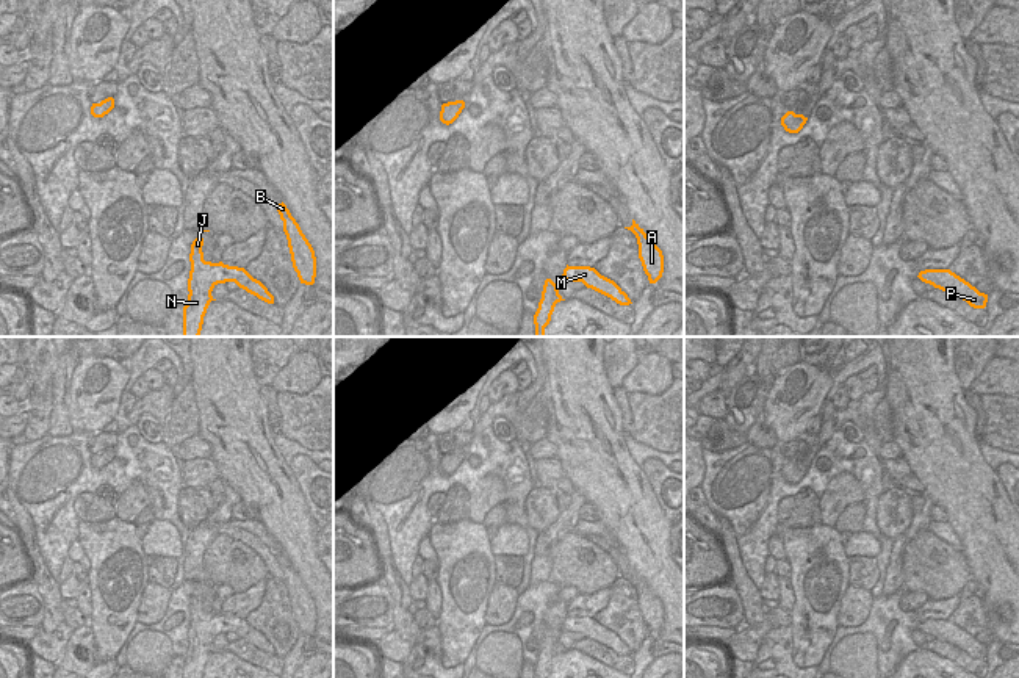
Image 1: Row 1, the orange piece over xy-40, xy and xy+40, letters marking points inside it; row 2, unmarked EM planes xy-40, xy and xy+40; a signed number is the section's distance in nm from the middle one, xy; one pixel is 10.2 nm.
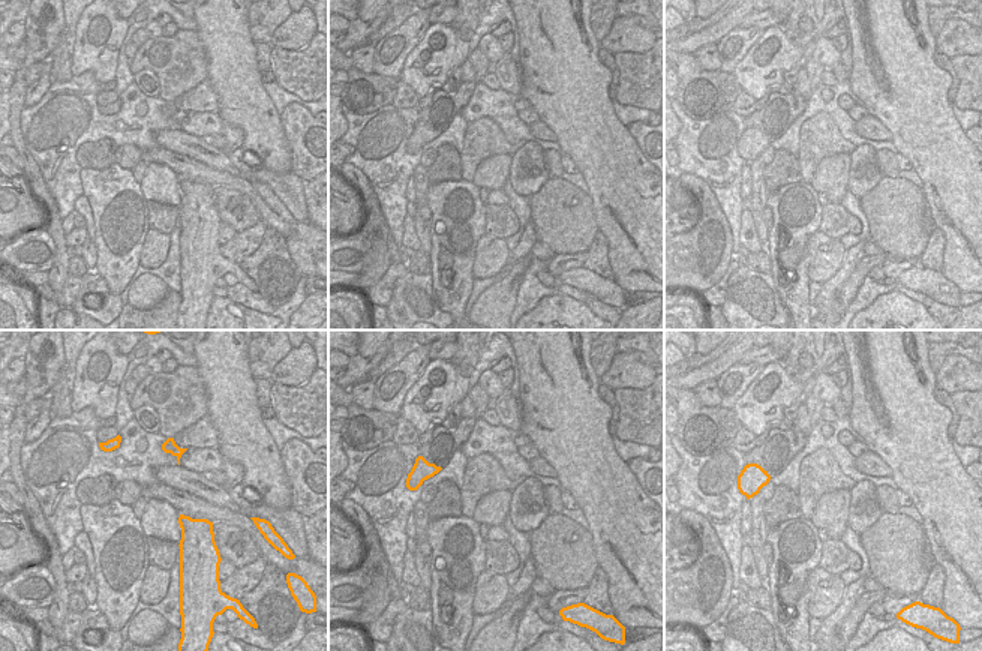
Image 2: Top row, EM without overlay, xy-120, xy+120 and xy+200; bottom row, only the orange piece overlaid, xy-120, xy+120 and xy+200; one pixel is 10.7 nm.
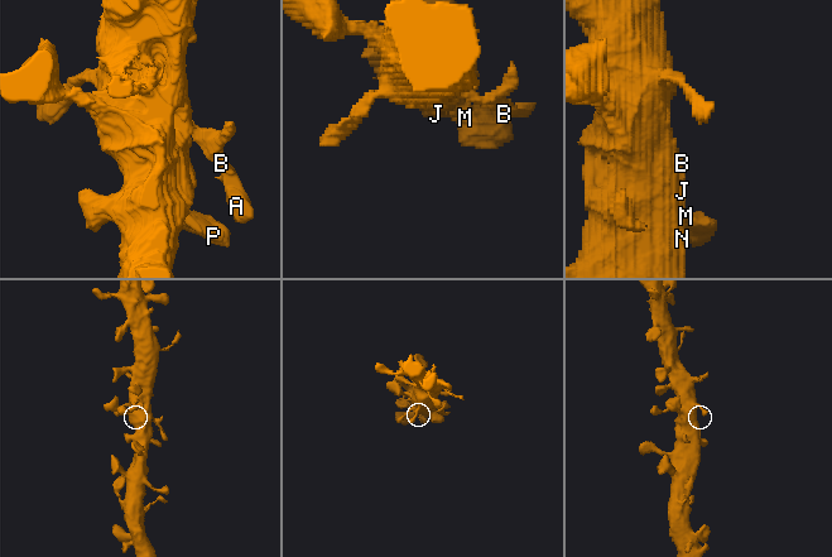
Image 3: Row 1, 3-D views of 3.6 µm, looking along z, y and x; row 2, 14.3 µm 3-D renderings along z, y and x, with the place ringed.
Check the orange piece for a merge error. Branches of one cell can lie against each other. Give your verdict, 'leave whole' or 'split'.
leave whole

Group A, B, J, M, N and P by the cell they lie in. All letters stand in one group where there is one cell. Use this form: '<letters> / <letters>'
A B J M N P

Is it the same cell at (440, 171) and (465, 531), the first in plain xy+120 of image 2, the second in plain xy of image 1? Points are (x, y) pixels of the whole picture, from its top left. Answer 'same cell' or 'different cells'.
different cells

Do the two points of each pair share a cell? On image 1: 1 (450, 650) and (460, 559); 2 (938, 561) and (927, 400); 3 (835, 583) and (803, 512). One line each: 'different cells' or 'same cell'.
1: same cell
2: different cells
3: different cells

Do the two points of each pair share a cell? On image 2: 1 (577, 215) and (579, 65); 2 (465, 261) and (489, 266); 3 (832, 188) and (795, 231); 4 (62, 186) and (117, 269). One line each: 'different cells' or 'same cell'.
1: different cells
2: different cells
3: different cells
4: different cells

